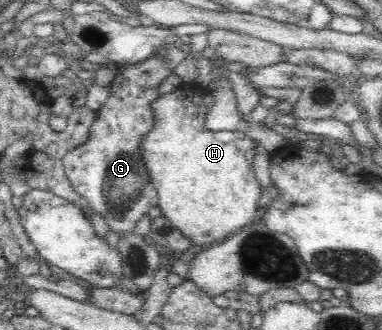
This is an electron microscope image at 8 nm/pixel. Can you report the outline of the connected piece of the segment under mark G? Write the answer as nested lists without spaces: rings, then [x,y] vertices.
[[[160,53],[138,64],[117,67],[116,71],[111,83],[113,95],[94,119],[87,143],[71,150],[62,164],[71,185],[107,220],[110,229],[119,233],[134,229],[137,221],[158,202],[139,145],[143,135],[153,127],[151,103],[160,97],[157,87],[169,72]]]

